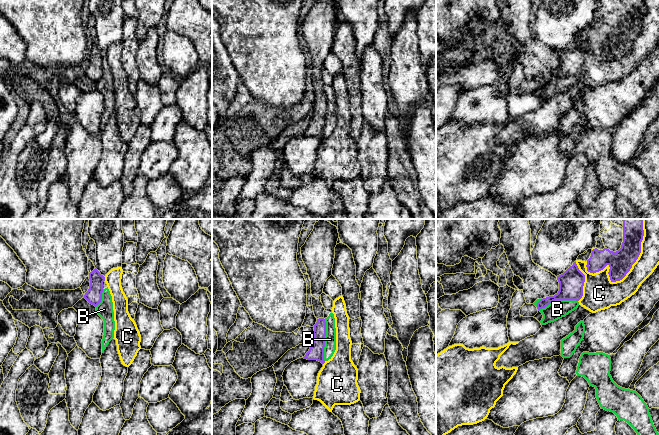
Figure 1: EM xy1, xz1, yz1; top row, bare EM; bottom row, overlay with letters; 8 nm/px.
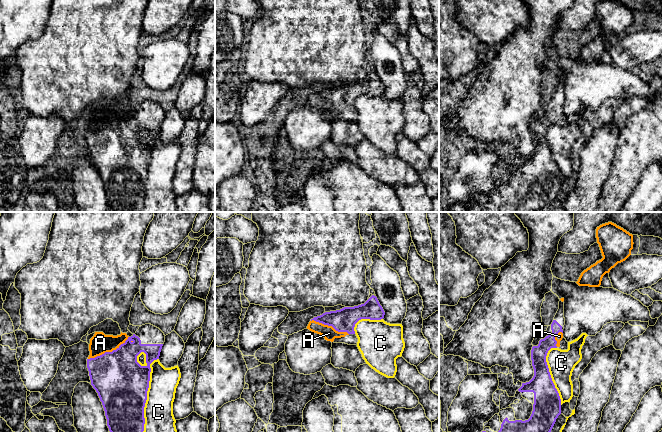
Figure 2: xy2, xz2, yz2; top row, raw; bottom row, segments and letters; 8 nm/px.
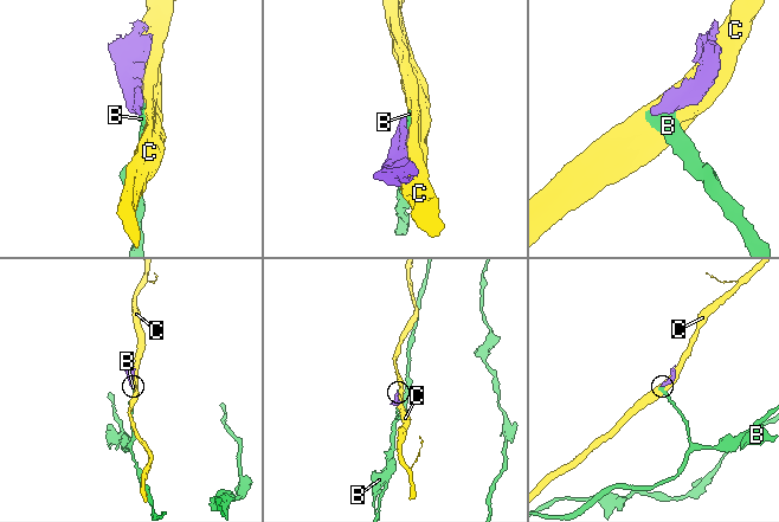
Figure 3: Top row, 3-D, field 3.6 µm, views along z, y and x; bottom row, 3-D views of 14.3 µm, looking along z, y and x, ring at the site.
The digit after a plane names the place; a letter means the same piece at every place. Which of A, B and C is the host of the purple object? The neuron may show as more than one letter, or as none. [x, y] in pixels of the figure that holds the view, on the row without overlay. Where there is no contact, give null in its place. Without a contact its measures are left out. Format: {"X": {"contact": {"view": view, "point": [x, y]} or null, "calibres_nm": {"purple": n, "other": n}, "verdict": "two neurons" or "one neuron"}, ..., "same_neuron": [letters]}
{"A": {"contact": {"view": "xy2", "point": [108, 128]}, "calibres_nm": {"purple": 400, "other": 160}, "verdict": "one neuron"}, "B": {"contact": {"view": "xz1", "point": [324, 116]}, "calibres_nm": {"purple": 130, "other": 100}, "verdict": "two neurons"}, "C": {"contact": {"view": "yz1", "point": [625, 51]}, "calibres_nm": {"purple": 190, "other": 260}, "verdict": "two neurons"}, "same_neuron": ["A"]}

